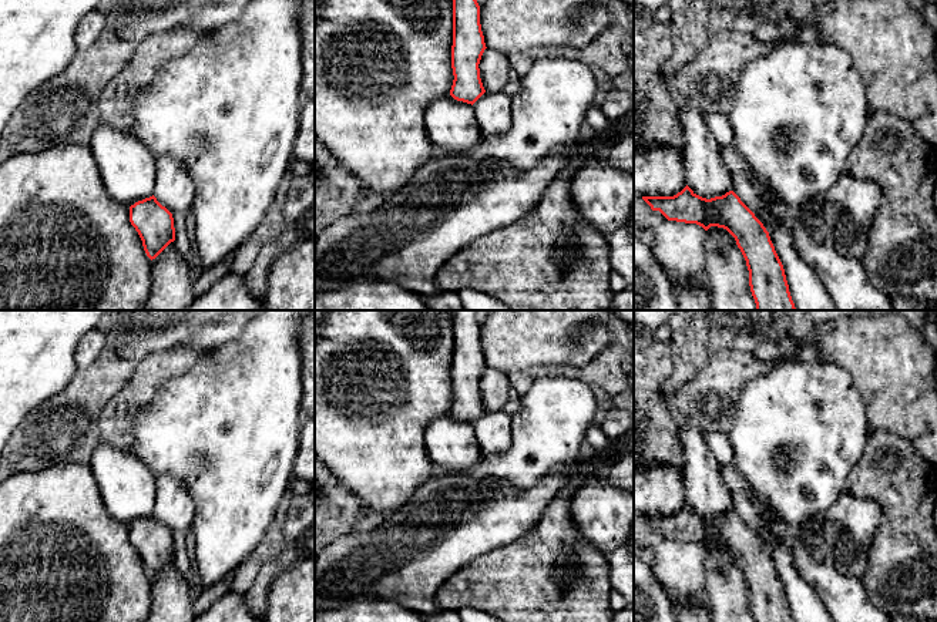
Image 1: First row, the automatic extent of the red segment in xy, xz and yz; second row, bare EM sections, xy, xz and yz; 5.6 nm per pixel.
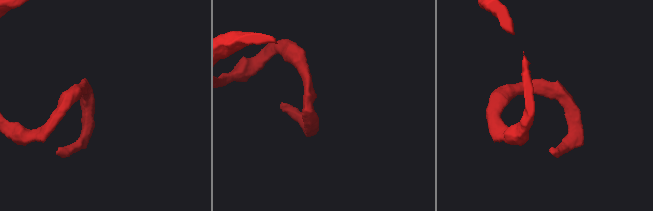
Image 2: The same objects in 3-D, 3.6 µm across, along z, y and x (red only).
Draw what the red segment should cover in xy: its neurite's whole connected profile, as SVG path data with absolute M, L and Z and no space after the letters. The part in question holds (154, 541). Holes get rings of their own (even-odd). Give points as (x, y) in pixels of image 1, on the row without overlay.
M154 514L130 525L130 541L151 579L175 559L172 532Z

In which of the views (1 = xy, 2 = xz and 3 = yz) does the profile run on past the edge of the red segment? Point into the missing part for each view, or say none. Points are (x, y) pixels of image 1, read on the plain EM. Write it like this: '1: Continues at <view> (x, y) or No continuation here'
1: No continuation here
2: No continuation here
3: No continuation here

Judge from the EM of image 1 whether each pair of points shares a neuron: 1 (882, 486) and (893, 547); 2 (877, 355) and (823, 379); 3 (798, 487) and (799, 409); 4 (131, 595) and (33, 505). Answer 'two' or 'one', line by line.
1: one
2: two
3: one
4: one

